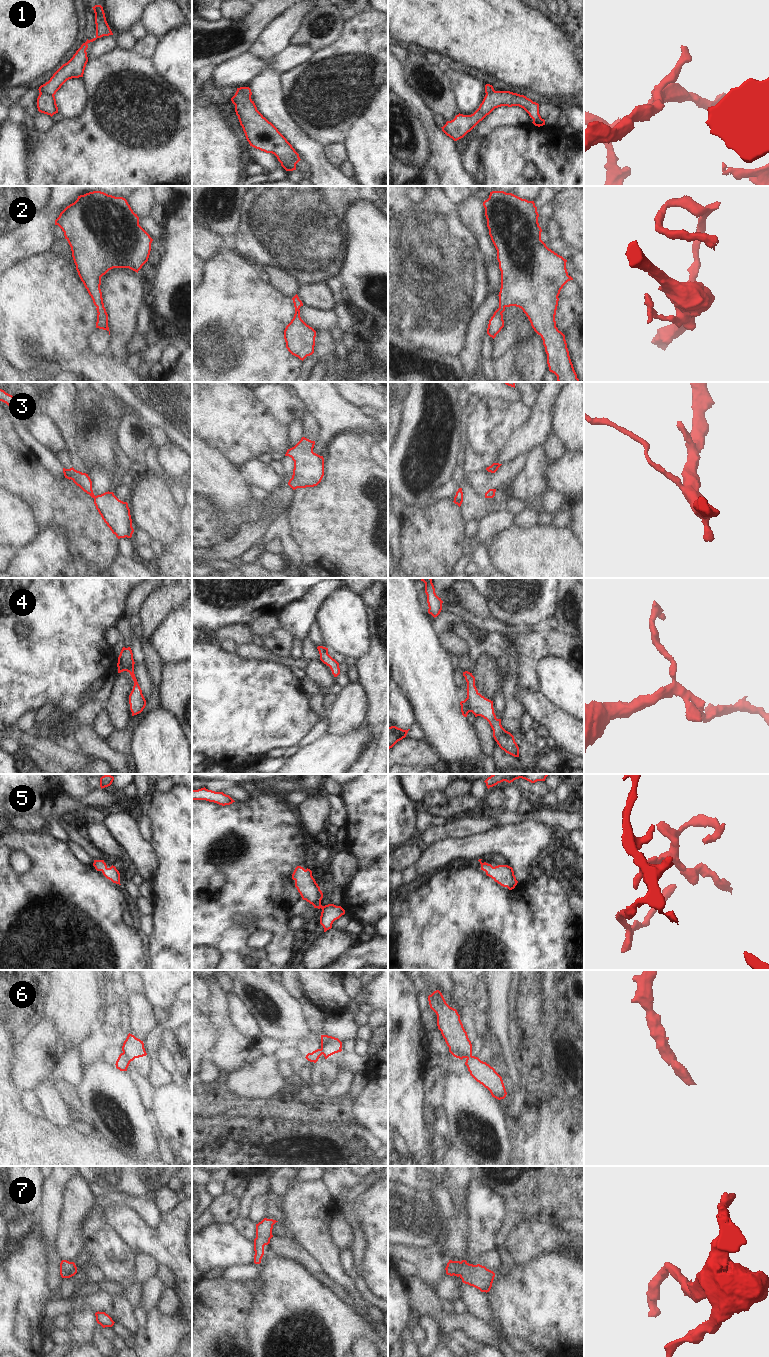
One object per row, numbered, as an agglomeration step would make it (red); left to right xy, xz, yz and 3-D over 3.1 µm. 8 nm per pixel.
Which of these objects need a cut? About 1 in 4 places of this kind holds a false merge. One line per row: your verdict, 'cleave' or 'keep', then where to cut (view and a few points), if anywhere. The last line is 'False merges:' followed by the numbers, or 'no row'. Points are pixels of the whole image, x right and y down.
1: cleave | xy (40, 93), (50, 93), (53, 95)
2: keep | no cut
3: keep | no cut
4: keep | no cut
5: keep | no cut
6: cleave | xy (123, 1052), (130, 1061)
7: keep | no cut
False merges: 1, 6

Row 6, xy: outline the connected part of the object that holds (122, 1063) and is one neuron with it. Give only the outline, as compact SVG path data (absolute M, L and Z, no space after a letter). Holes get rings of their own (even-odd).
M121 1053L116 1061L116 1068L120 1071L127 1071L130 1061L124 1053Z

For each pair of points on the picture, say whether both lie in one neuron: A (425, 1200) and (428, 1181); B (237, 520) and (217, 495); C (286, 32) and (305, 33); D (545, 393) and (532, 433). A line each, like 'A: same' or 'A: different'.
A: different
B: different
C: different
D: same

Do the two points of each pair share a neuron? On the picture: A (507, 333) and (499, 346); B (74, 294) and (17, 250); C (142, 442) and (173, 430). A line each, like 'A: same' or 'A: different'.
A: same
B: different
C: different

